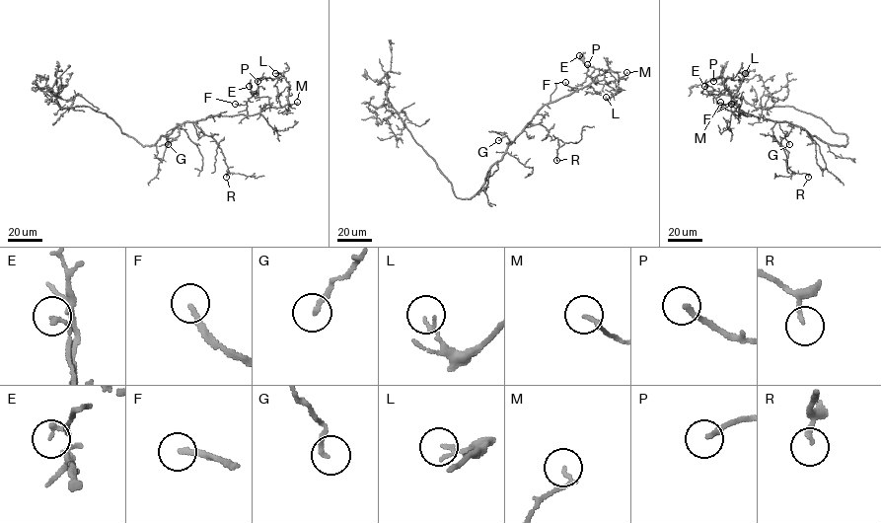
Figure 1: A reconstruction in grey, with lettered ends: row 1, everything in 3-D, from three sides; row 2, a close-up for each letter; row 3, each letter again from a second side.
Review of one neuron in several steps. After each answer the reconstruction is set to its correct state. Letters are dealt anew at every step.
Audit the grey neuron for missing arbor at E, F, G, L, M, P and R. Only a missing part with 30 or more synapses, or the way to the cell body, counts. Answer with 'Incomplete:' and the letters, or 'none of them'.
Incomplete: F

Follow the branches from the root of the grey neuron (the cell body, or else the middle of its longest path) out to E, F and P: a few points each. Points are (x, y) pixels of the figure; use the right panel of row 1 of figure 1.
E: (836, 145), (788, 122), (740, 114), (729, 92), (722, 90), (707, 95), (702, 93), (704, 86)
F: (836, 145), (822, 142), (788, 122), (740, 114), (739, 107), (731, 104)
P: (836, 145), (822, 142), (788, 122), (740, 114), (734, 98), (724, 87), (724, 78), (718, 76), (713, 81)

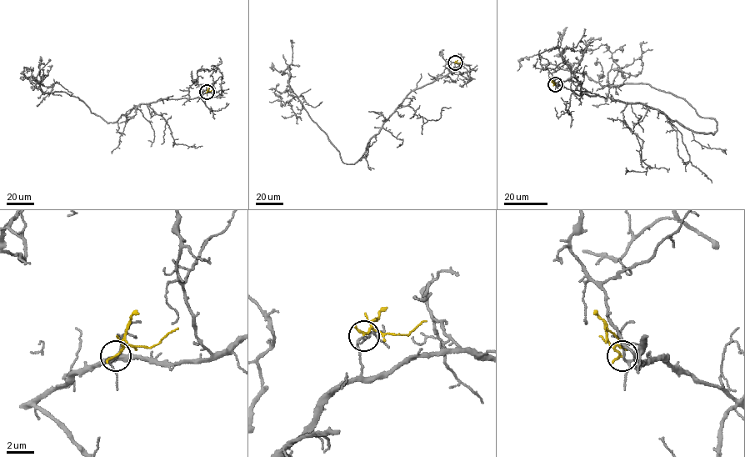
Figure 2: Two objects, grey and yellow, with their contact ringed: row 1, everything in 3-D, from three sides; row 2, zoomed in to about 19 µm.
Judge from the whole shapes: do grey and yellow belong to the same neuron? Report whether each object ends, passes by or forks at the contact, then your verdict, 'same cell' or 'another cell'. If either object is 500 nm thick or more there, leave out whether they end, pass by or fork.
grey forks; yellow passes by; another cell

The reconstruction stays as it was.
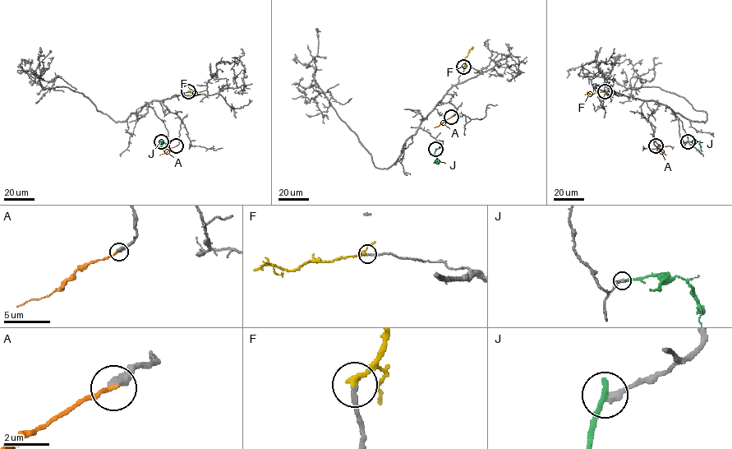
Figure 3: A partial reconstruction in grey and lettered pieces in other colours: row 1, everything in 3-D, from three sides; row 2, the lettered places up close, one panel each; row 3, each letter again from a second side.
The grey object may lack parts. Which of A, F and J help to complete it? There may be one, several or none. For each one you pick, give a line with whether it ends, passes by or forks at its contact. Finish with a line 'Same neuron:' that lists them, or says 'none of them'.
F: it ends
Same neuron: F

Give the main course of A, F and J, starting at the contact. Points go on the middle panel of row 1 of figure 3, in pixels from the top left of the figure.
A: (451, 117), (434, 127)
F: (463, 67), (468, 52), (472, 48)
J: (435, 149), (434, 155), (439, 164)

